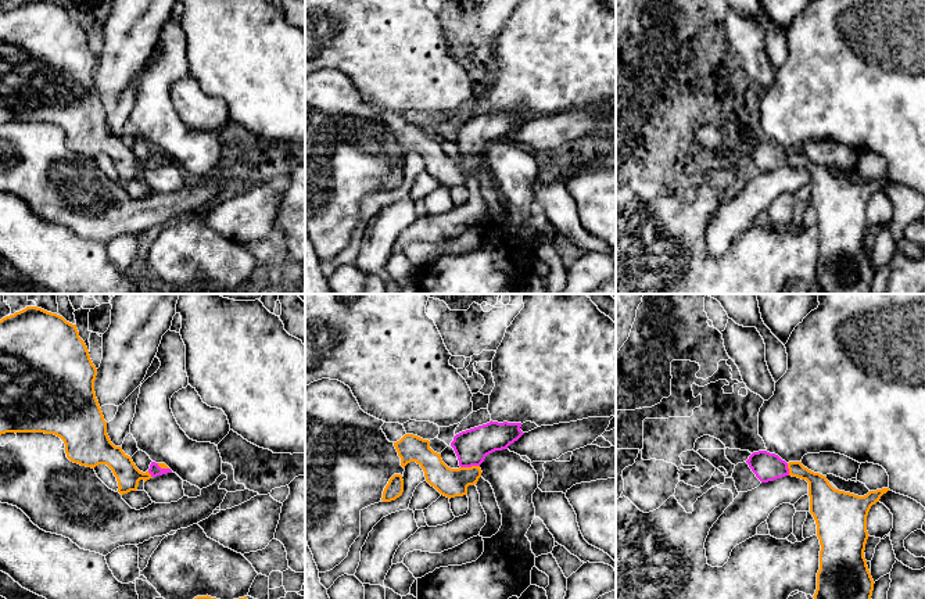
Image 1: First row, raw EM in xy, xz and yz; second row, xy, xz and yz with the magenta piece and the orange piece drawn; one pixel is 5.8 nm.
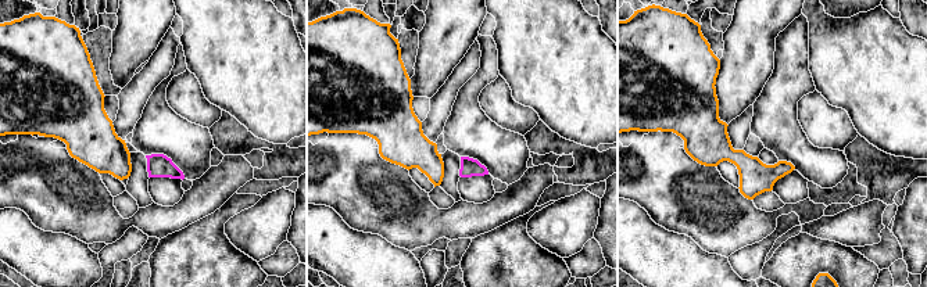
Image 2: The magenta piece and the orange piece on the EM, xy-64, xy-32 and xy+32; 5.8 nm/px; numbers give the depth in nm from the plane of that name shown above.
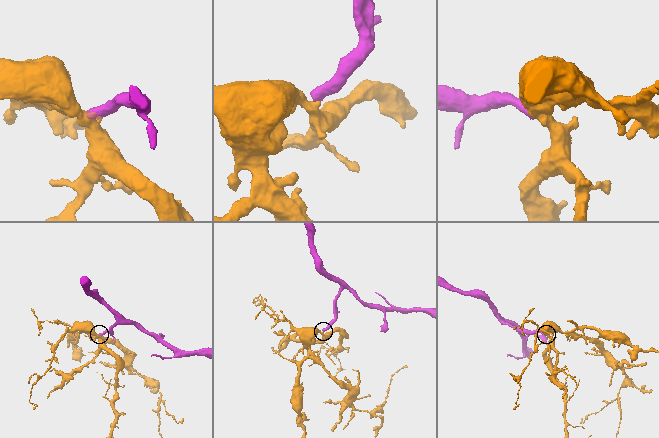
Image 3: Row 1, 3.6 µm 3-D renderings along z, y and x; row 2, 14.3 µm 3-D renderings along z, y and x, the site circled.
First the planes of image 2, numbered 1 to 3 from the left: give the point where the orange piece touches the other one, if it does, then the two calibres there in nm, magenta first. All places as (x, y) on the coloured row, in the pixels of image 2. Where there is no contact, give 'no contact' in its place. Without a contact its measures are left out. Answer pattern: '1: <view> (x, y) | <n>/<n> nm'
1: no contact
2: no contact
3: no contact

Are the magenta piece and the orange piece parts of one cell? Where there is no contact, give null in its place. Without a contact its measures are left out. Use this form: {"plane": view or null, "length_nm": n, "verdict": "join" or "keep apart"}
{"plane": "xz", "length_nm": 110, "verdict": "join"}

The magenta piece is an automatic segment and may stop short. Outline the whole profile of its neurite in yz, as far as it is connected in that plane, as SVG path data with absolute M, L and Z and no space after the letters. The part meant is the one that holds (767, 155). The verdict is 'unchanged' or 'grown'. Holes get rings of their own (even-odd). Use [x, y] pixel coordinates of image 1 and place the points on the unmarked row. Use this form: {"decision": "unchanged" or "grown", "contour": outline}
{"decision": "grown", "contour": "M767 140L753 141L746 153L761 172L785 165L809 172L810 202L815 209L817 226L821 234L814 291L824 294L872 294L871 286L875 272L864 247L865 233L870 226L867 205L871 196L879 191L881 186L890 179L870 180L864 186L839 180L829 173L825 165L809 159L802 151L786 153L778 144Z"}

